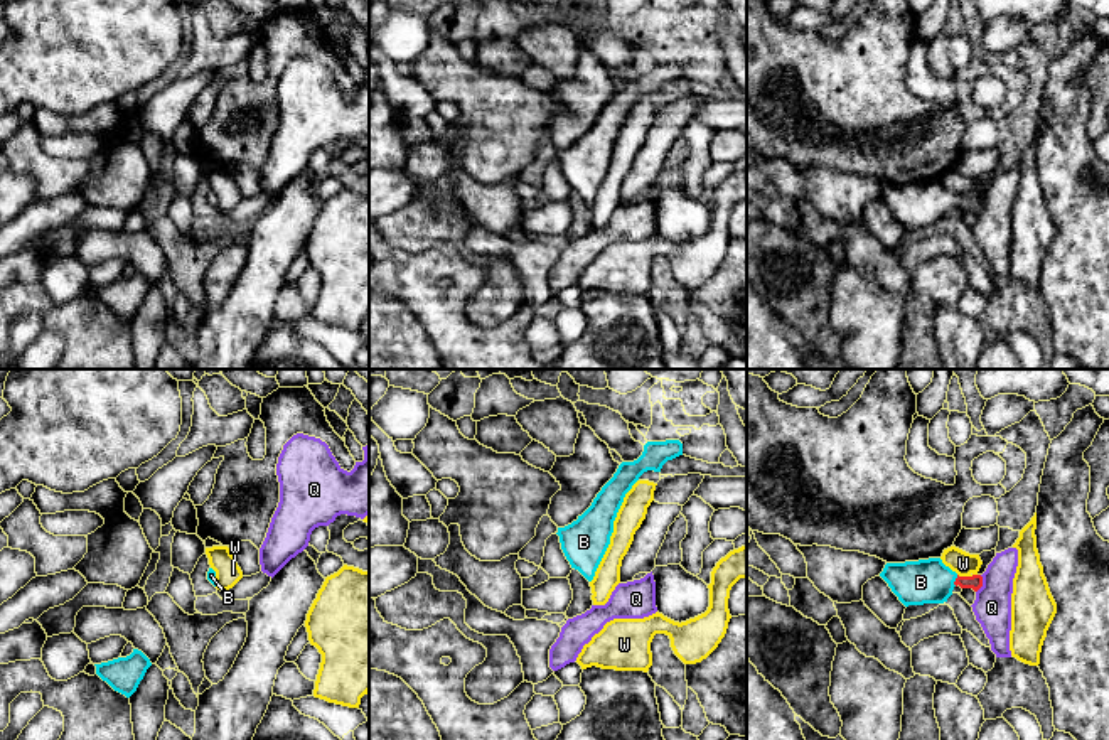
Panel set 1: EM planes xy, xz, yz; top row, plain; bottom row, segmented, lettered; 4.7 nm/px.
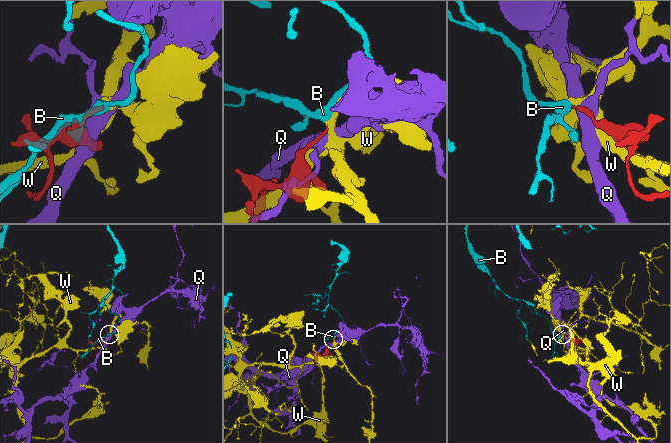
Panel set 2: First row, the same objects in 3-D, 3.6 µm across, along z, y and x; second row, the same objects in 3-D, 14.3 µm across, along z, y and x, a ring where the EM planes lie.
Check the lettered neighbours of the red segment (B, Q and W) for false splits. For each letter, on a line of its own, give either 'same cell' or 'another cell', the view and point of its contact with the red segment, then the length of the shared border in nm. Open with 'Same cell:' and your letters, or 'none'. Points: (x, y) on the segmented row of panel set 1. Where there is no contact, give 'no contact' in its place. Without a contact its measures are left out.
Same cell: B
B: same cell; contact yz (956, 580); length 60 nm
Q: another cell; contact yz (981, 584); length 90 nm
W: another cell; contact yz (968, 577); length 100 nm

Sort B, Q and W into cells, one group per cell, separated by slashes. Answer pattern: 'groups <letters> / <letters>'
groups B / Q / W

